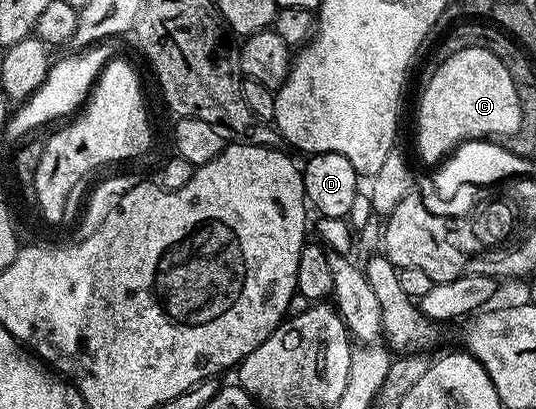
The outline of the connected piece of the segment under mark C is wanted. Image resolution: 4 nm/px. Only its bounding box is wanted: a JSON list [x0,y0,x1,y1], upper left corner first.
[418,49,520,162]

